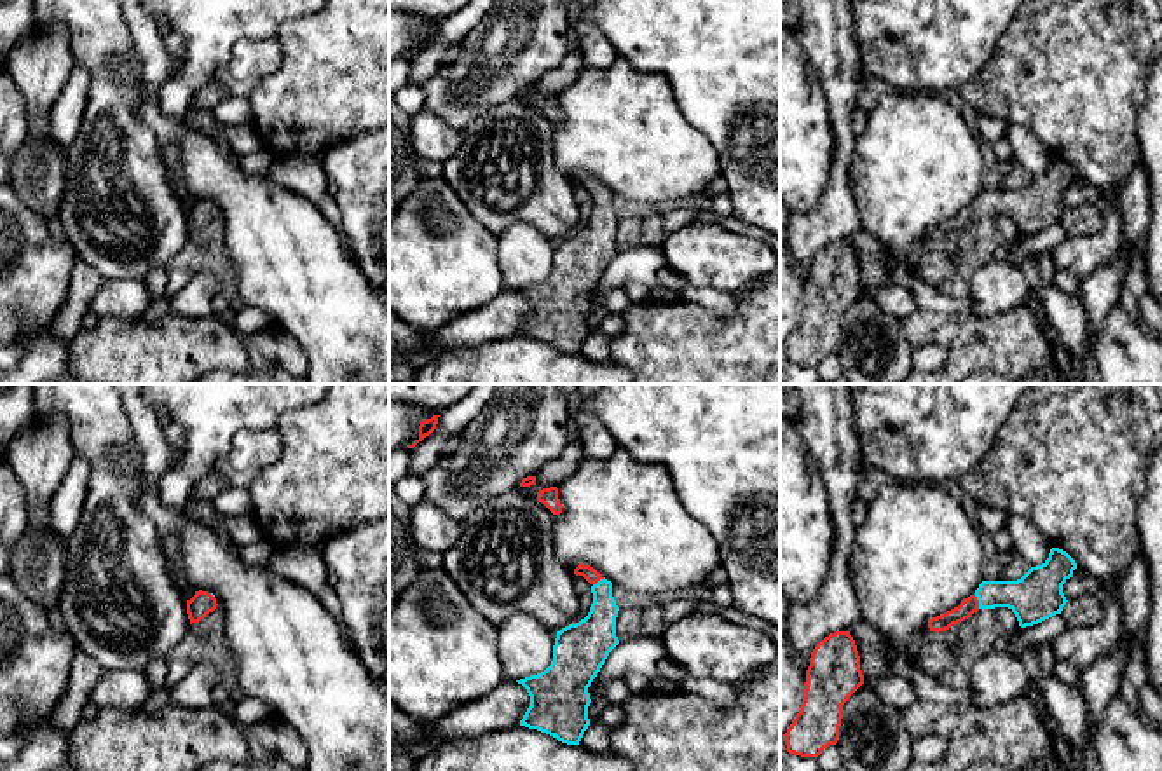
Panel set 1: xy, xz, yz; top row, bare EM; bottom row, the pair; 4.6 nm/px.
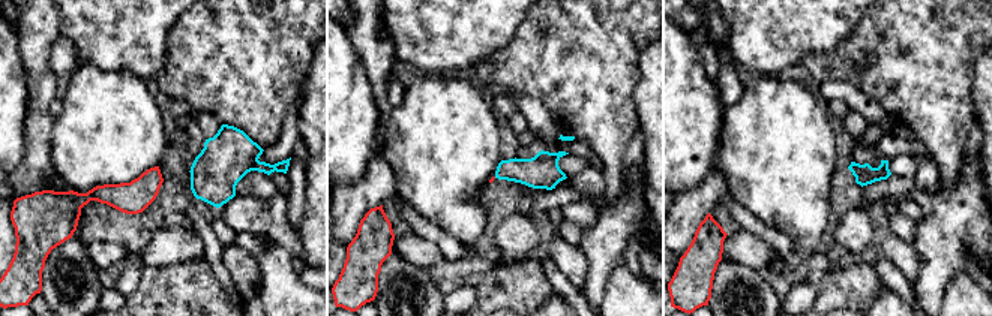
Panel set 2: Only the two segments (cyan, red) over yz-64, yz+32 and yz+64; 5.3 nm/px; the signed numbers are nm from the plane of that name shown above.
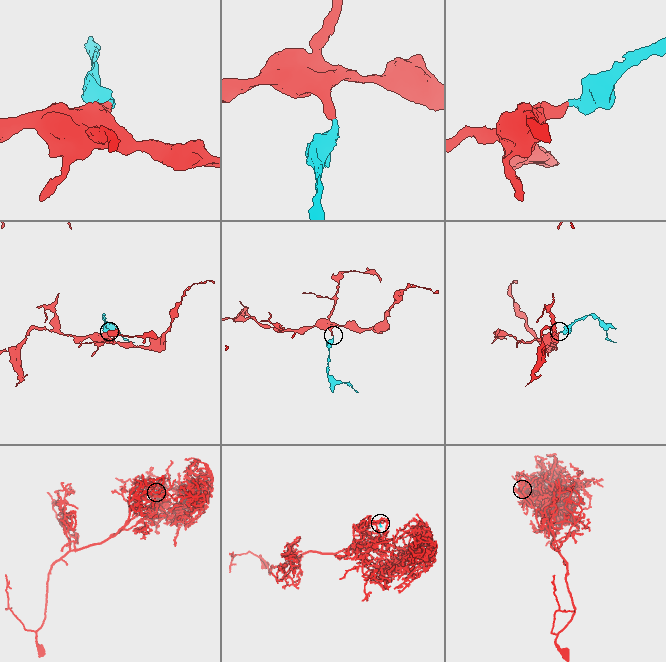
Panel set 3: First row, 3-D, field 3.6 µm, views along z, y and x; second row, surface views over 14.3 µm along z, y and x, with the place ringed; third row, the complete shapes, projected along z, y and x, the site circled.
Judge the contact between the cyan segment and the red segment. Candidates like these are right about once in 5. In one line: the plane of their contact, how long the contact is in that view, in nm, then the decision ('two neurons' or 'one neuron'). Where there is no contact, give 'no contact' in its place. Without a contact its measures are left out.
contact in yz; length 80 nm; one neuron

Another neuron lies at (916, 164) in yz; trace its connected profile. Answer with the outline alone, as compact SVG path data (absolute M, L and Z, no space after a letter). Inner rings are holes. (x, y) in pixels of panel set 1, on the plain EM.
M890 89L867 113L864 131L855 134L850 190L862 230L886 244L930 284L954 277L954 258L926 249L928 230L958 216L984 190L981 148L975 129L939 92Z

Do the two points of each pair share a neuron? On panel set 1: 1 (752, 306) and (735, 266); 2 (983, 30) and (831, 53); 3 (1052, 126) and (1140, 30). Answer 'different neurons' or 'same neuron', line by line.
1: different neurons
2: different neurons
3: same neuron

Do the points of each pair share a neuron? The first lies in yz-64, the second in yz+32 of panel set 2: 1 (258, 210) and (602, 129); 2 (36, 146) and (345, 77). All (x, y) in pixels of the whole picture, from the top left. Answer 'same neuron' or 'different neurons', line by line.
1: same neuron
2: different neurons

